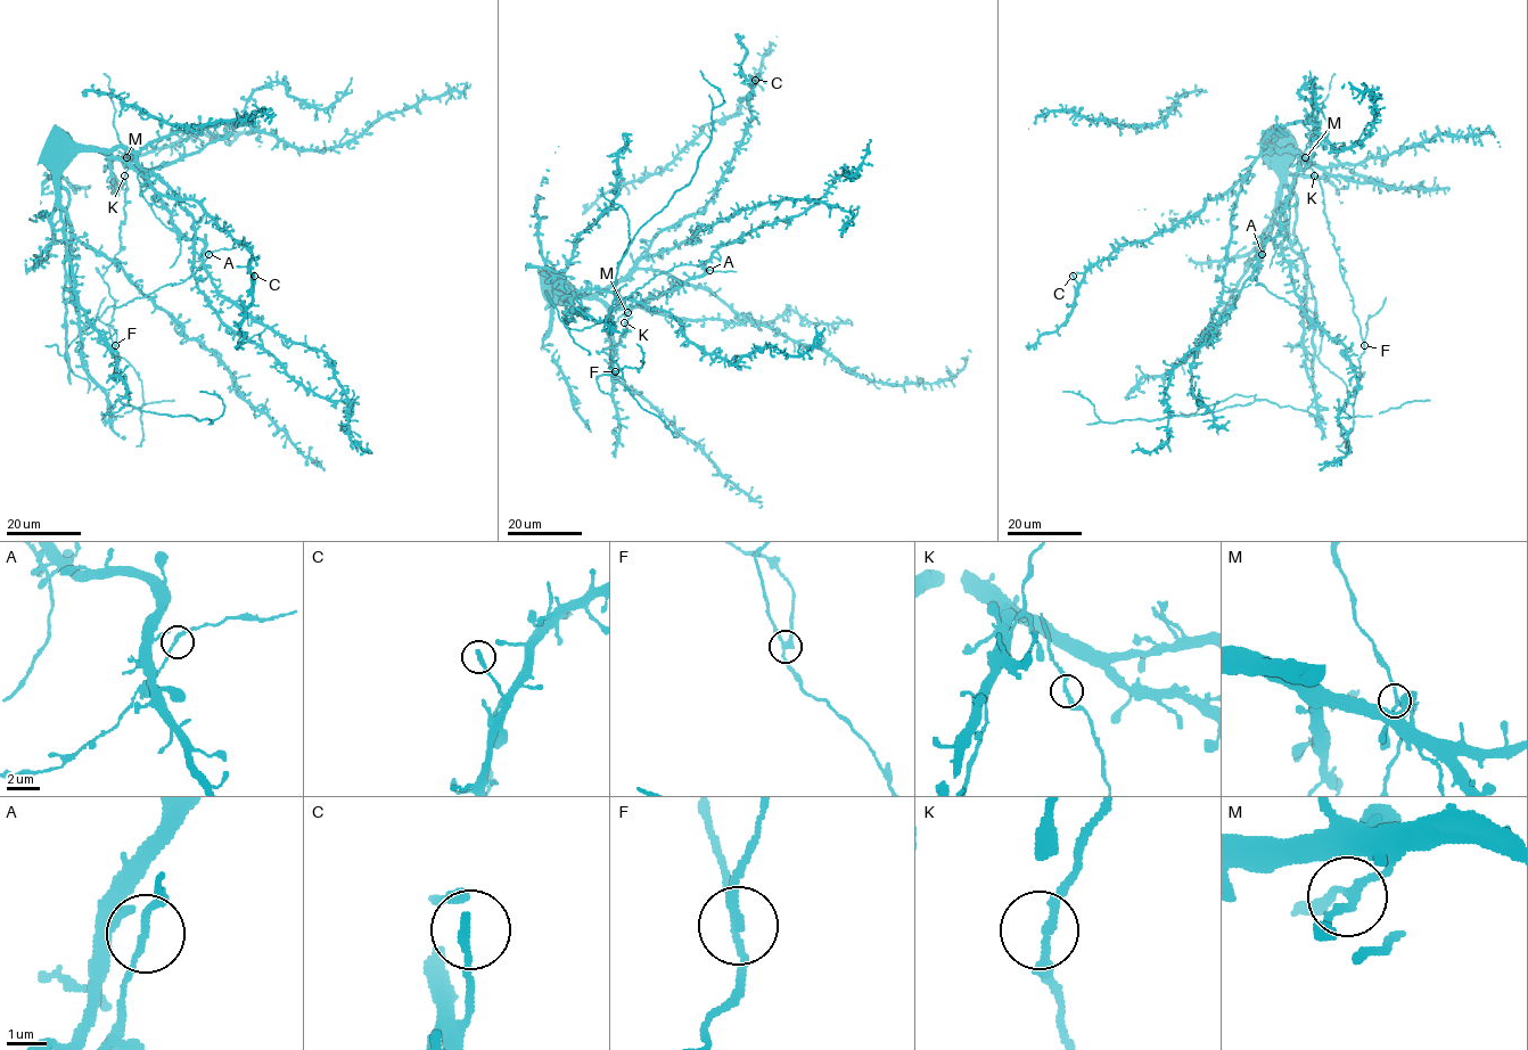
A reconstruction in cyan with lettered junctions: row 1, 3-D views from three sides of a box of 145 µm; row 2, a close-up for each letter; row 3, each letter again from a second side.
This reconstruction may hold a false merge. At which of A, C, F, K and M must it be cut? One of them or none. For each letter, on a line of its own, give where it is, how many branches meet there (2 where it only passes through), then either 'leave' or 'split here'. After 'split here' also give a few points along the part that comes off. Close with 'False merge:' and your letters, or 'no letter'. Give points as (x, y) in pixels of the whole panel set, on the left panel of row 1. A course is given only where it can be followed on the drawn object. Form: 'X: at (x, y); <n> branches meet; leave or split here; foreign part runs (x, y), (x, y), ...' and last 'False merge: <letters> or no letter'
A: at (208, 254); 3 branches meet; leave
C: at (254, 276); 2 branches meet; leave
F: at (115, 345); 3 branches meet; split here; foreign part runs (115, 345), (116, 331), (96, 316), (105, 297)
K: at (124, 175); 2 branches meet; leave
M: at (126, 157); 3 branches meet; leave
False merge: F

